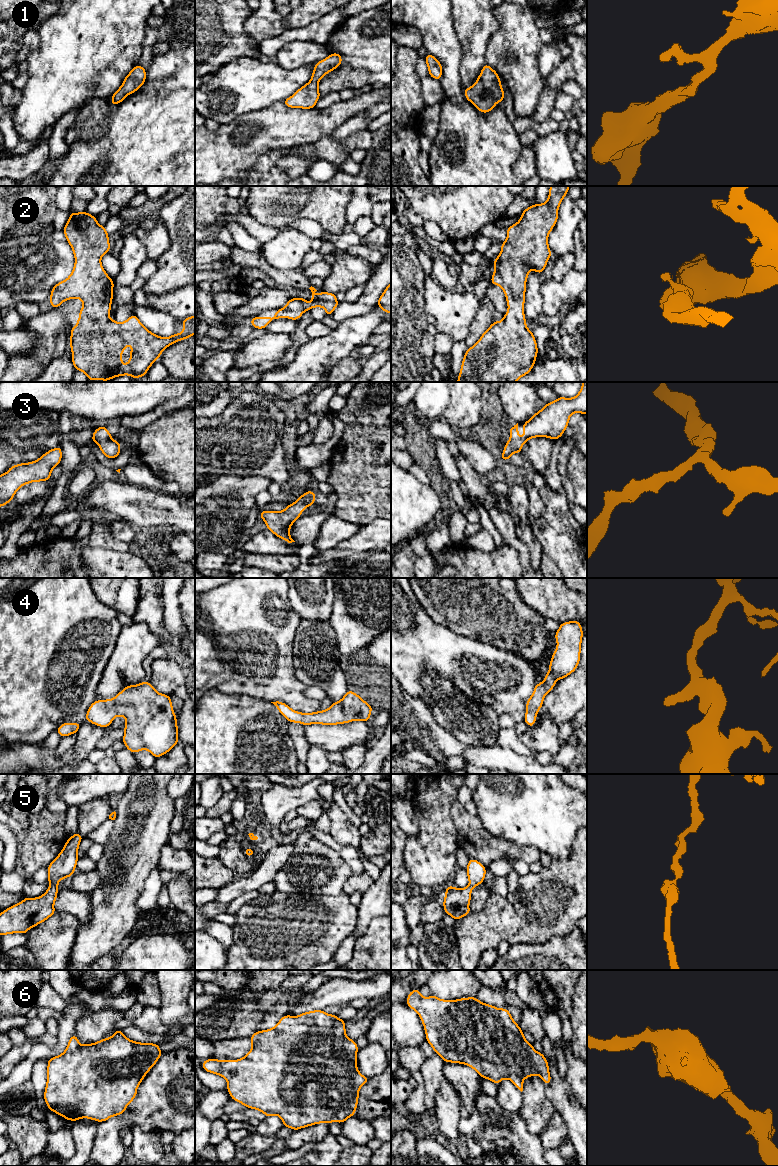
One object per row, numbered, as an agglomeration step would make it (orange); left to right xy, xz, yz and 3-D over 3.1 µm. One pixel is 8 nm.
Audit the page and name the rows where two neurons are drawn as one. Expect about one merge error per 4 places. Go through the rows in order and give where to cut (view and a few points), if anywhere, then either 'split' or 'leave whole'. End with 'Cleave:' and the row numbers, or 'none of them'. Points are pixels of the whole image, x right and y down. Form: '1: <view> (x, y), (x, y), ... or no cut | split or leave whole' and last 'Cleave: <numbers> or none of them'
1: no cut | leave whole
2: no cut | leave whole
3: no cut | leave whole
4: no cut | leave whole
5: no cut | leave whole
6: no cut | leave whole
Cleave: none of them

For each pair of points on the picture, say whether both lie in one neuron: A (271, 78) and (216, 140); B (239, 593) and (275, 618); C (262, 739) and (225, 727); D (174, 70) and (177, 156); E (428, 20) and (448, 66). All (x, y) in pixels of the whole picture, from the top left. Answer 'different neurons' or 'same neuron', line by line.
A: different neurons
B: same neuron
C: same neuron
D: same neuron
E: same neuron

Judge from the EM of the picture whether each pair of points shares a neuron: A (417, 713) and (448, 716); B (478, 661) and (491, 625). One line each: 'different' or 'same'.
A: different
B: different

